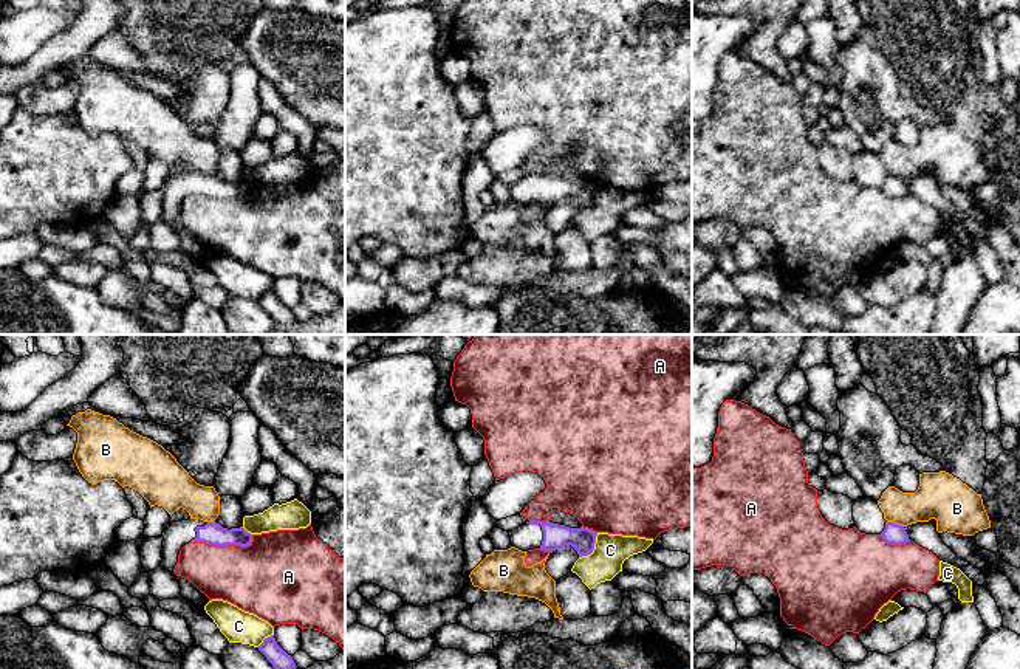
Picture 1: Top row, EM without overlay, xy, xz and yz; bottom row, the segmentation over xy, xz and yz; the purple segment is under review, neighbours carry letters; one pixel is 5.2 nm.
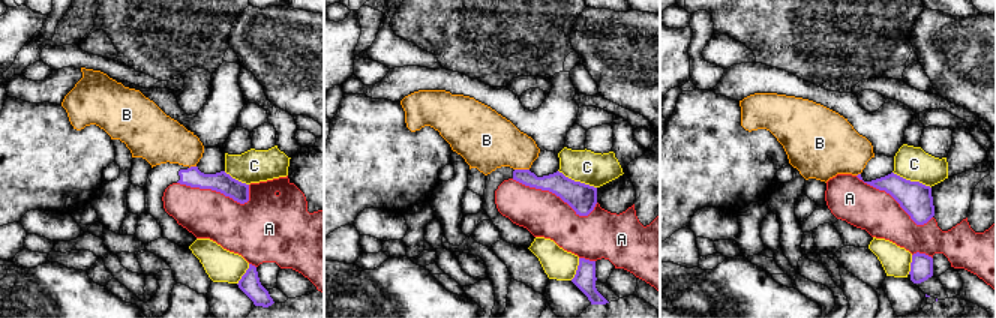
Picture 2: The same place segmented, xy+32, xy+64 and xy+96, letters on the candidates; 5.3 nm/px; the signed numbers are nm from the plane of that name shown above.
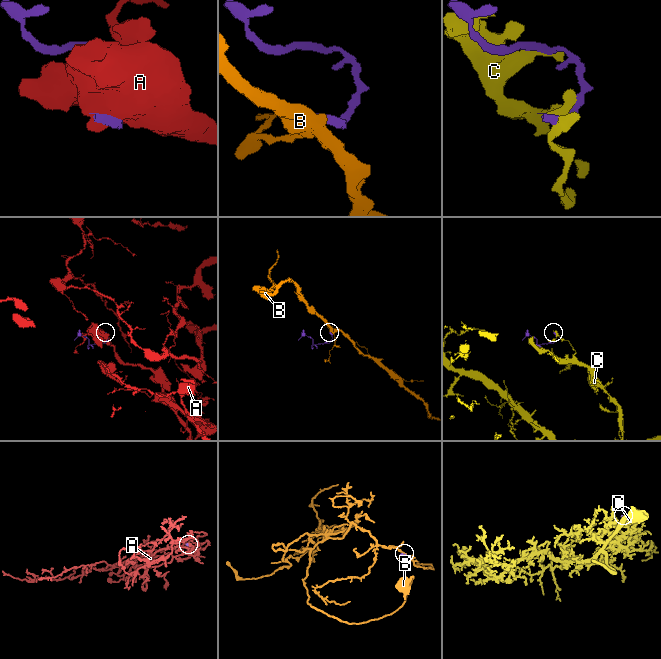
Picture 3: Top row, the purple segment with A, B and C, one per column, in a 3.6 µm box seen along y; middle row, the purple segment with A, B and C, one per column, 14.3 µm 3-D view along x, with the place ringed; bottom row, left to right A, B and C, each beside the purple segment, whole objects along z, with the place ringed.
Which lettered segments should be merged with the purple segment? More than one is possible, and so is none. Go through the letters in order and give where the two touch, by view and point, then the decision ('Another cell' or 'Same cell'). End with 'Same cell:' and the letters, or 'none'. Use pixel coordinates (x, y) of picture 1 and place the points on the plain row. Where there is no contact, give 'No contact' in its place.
A: Touches purple at xy (223, 198). Another cell
B: Touches purple at yz (893, 175). Another cell
C: Touches purple at xz (593, 202). Another cell
Same cell: none

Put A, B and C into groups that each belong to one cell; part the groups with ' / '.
A / B / C

